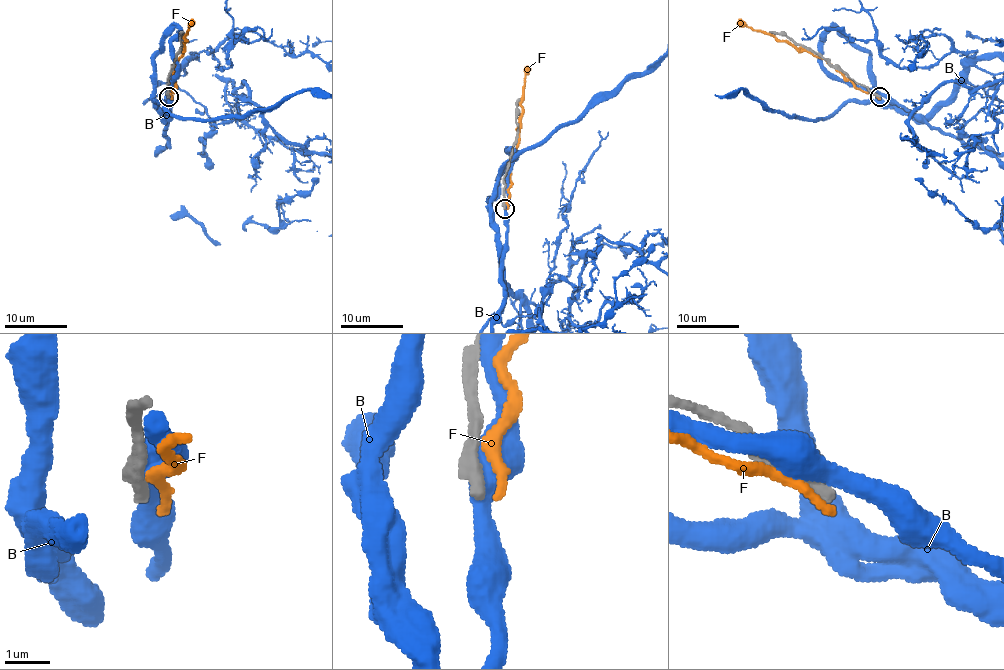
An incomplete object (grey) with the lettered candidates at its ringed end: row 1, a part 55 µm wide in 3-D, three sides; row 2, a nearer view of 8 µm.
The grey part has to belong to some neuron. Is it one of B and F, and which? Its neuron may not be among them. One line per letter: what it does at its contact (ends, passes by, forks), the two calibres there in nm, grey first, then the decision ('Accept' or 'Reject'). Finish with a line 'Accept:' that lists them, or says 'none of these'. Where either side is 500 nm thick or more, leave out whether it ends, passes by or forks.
B: It passes by. Thickness 400 nm (grey) against 480 nm. Reject
F: It passes by. Thickness 280 nm (grey) against 240 nm. Reject
Accept: none of these

